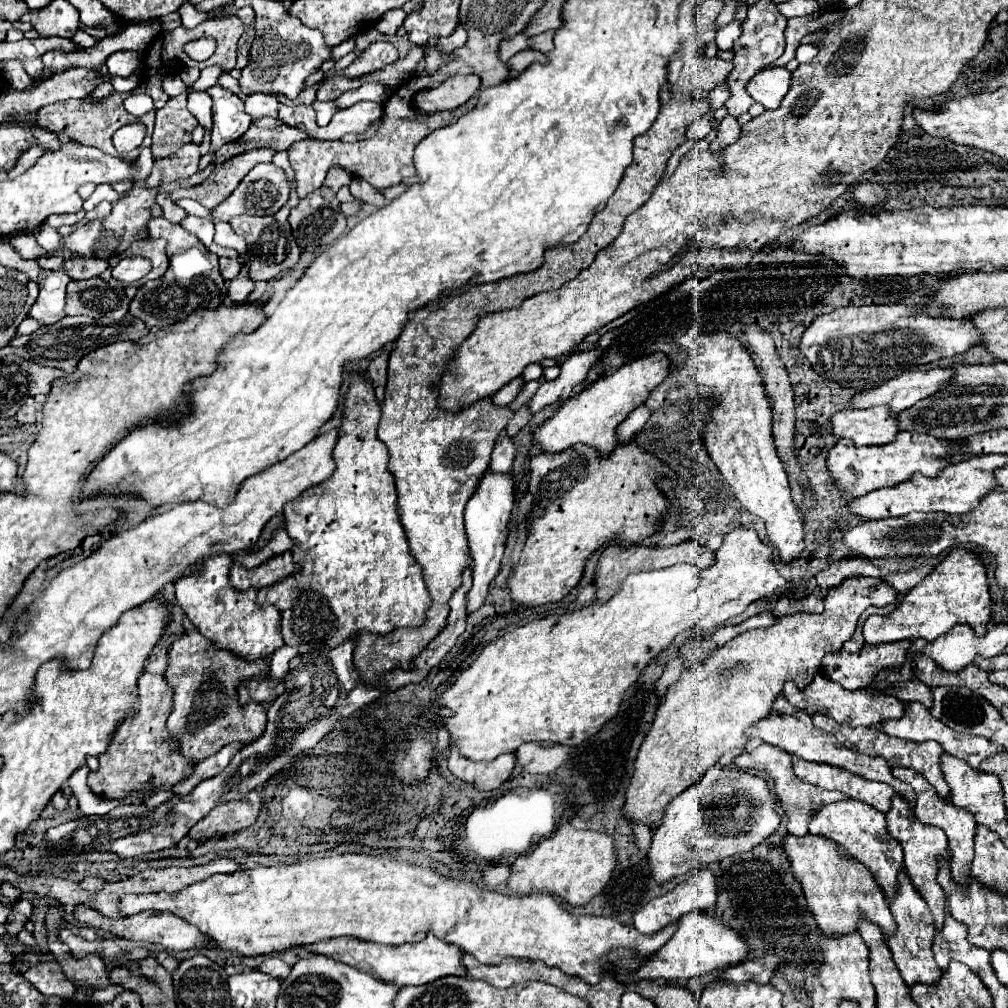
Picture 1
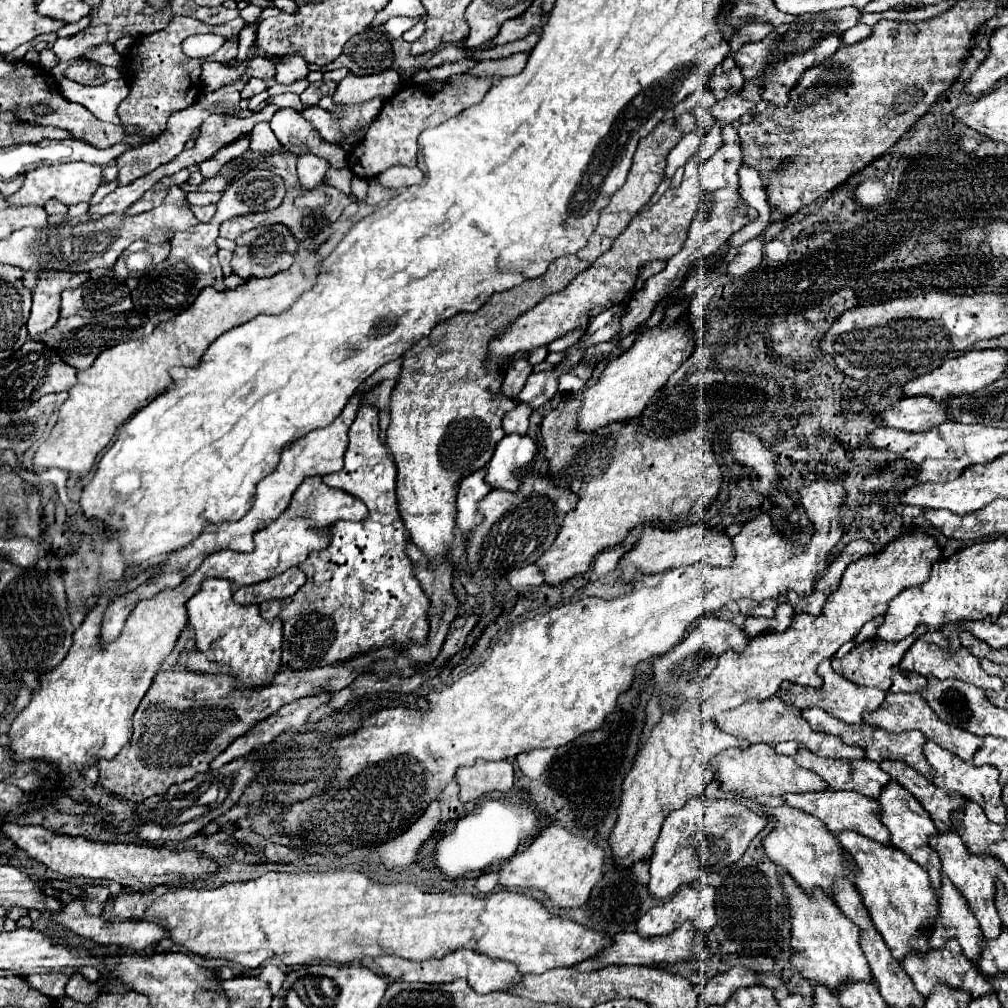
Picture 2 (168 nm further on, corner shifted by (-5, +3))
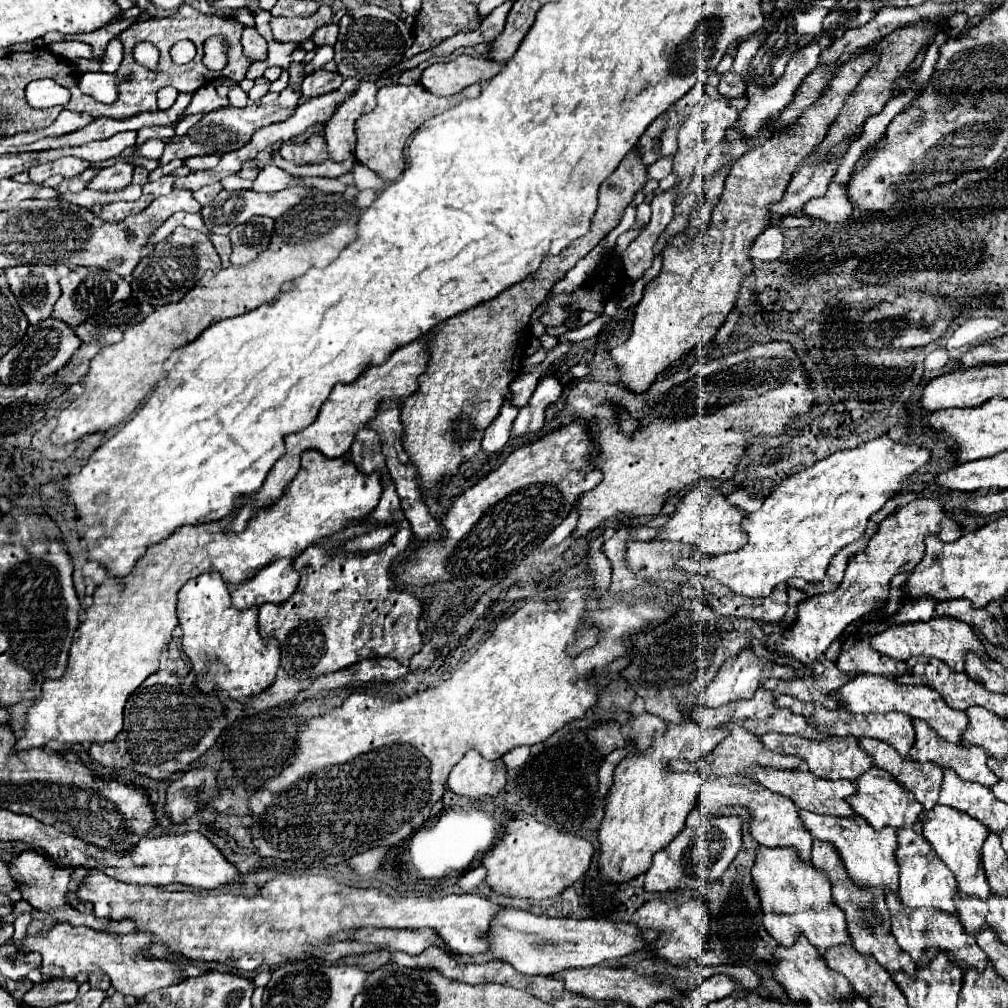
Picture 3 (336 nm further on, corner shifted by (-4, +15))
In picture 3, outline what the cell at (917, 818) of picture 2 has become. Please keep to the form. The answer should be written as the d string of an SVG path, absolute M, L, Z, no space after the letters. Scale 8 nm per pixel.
M874 767L856 779L856 793L848 797L848 803L854 809L854 813L866 817L866 821L870 821L870 825L874 829L882 829L886 825L890 825L894 829L898 829L898 825L916 829L918 815L922 813L922 805L918 805L918 801L914 799L914 793L902 789L902 785L898 785L898 781L894 781L894 777L890 777L890 773L886 773L882 769L874 769Z

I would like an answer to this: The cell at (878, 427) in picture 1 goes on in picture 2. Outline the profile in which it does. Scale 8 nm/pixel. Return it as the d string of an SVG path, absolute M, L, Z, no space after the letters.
M905 397L871 419L877 427L895 427L917 433L947 421L943 409L947 409L947 405L931 401L931 397Z

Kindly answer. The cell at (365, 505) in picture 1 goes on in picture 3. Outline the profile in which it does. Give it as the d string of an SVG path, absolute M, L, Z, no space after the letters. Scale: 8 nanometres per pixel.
M366 425L358 431L350 453L362 473L382 473L384 491L368 521L378 525L394 525L398 533L382 551L366 555L328 555L320 549L320 545L310 545L300 557L294 559L300 583L290 601L278 607L260 607L260 635L280 643L282 669L296 679L318 679L372 657L392 657L398 663L408 665L408 659L422 649L422 635L418 631L422 603L408 591L396 591L392 581L394 567L398 565L396 561L404 557L412 531L404 511L400 509L396 487L386 471L378 435Z

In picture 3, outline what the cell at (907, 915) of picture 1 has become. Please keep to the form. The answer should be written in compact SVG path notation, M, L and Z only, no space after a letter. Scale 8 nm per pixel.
M800 809L798 815L814 839L830 841L838 849L838 853L848 869L848 875L856 885L862 885L862 887L882 885L882 887L890 887L894 891L898 889L898 865L894 865L896 837L894 837L892 827L886 827L882 831L874 831L872 825L864 817L858 817L858 815L832 817L832 815L810 813L804 809Z

